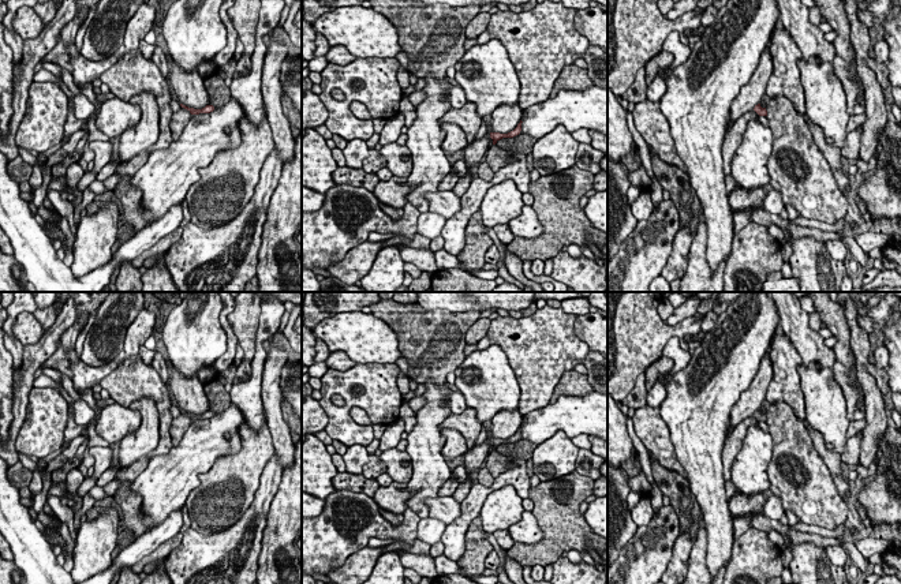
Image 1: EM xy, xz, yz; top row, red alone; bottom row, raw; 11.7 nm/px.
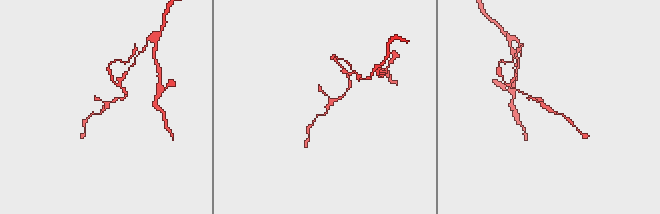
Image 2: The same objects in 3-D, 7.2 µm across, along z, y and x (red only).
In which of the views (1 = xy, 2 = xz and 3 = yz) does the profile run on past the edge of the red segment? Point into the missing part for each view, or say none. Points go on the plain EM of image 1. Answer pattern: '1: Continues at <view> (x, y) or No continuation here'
1: No continuation here
2: No continuation here
3: No continuation here

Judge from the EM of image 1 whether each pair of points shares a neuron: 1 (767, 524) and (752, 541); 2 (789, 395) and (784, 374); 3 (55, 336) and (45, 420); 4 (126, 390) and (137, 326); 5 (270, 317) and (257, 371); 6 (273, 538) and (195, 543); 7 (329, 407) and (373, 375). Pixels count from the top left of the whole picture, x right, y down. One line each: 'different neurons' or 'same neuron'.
1: different neurons
2: same neuron
3: different neurons
4: different neurons
5: same neuron
6: different neurons
7: same neuron

